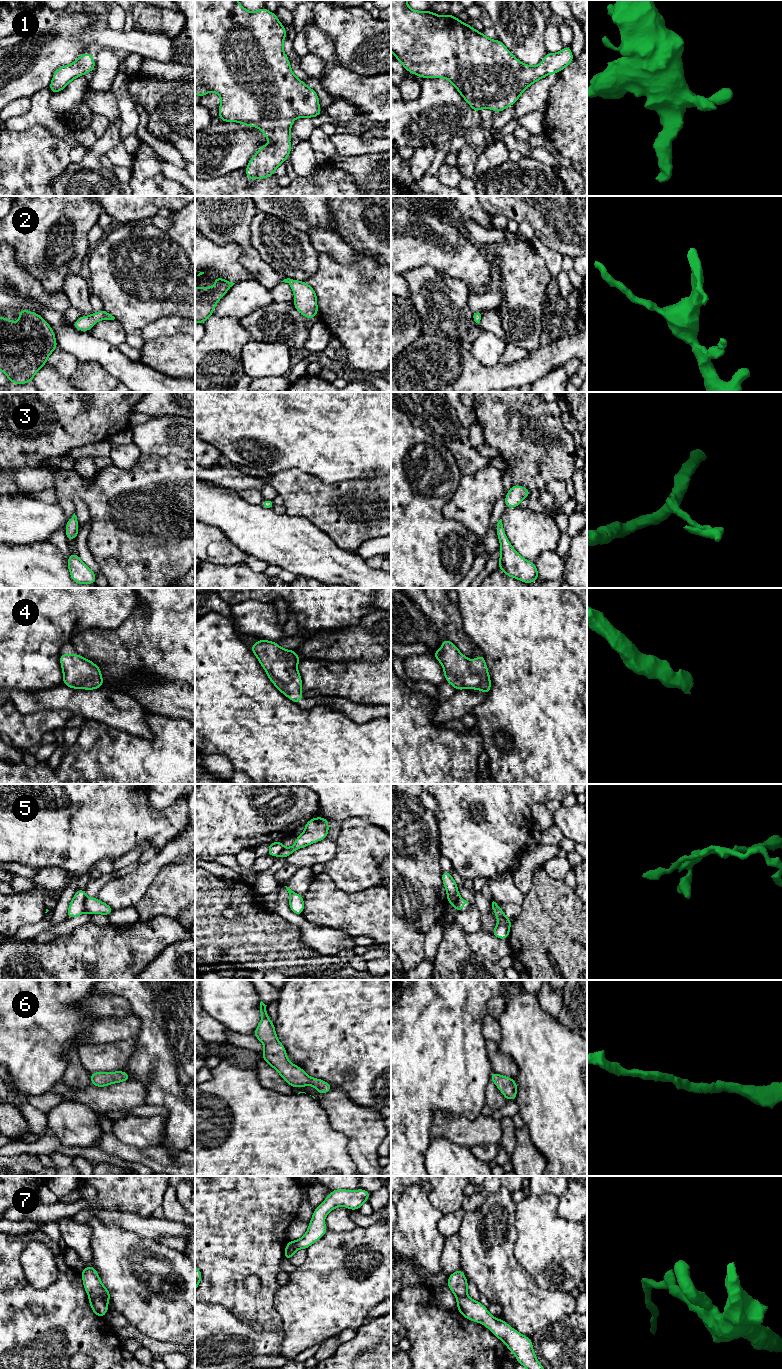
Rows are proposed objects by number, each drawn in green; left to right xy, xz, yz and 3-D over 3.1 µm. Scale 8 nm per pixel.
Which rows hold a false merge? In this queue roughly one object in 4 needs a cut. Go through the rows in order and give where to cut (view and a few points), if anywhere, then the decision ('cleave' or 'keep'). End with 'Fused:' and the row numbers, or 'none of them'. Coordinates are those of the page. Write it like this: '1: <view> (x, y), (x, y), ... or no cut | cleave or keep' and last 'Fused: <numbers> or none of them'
1: no cut | keep
2: no cut | keep
3: no cut | keep
4: no cut | keep
5: xy (87, 897), (84, 903), (84, 911) | cleave
6: no cut | keep
7: xy (90, 1297), (101, 1297), (104, 1300) | cleave
Fused: 5, 7

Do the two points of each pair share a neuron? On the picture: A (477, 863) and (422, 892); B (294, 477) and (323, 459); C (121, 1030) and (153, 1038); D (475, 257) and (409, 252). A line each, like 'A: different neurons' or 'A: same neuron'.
A: different neurons
B: different neurons
C: different neurons
D: same neuron

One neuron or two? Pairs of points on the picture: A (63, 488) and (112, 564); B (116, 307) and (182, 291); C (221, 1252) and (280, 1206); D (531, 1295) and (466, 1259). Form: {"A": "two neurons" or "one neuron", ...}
{"A": "one neuron", "B": "one neuron", "C": "one neuron", "D": "one neuron"}

